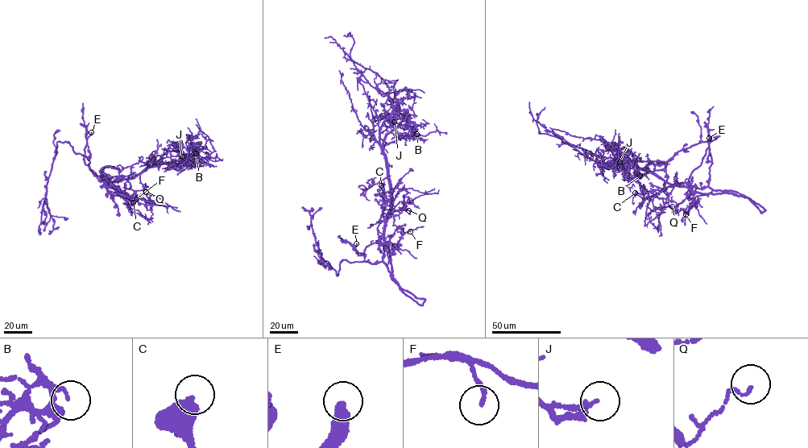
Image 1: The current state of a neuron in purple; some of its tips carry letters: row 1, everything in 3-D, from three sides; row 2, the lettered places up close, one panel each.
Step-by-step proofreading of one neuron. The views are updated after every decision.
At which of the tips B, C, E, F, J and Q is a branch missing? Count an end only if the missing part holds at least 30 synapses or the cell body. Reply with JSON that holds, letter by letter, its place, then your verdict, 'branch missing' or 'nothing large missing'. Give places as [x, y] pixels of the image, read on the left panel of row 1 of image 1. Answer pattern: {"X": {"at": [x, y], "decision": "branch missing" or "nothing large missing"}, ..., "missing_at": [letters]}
{"B": {"at": [196, 153], "decision": "nothing large missing"}, "C": {"at": [133, 202], "decision": "nothing large missing"}, "E": {"at": [91, 132], "decision": "branch missing"}, "F": {"at": [136, 199], "decision": "nothing large missing"}, "J": {"at": [182, 156], "decision": "nothing large missing"}, "Q": {"at": [146, 192], "decision": "nothing large missing"}, "missing_at": ["E"]}

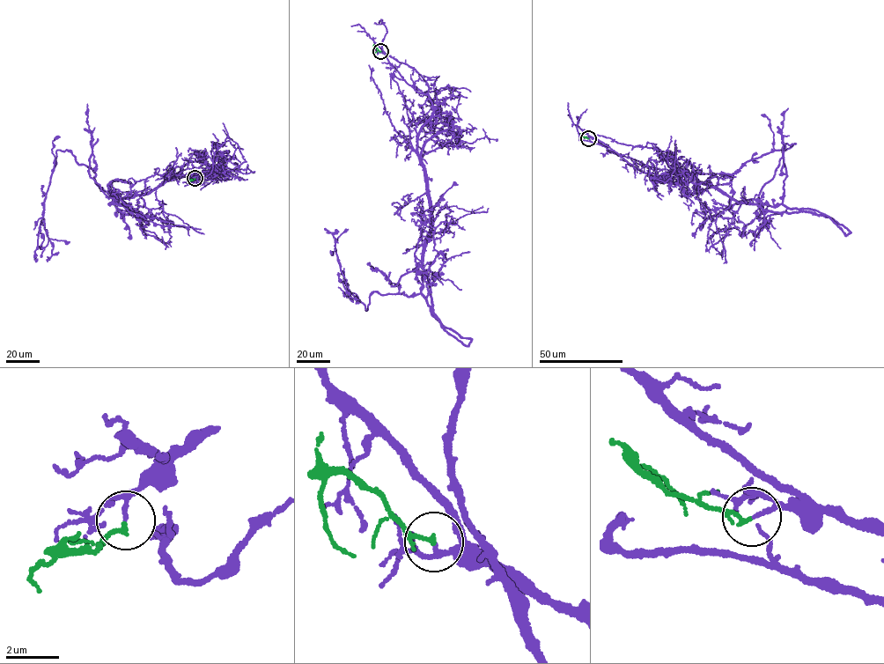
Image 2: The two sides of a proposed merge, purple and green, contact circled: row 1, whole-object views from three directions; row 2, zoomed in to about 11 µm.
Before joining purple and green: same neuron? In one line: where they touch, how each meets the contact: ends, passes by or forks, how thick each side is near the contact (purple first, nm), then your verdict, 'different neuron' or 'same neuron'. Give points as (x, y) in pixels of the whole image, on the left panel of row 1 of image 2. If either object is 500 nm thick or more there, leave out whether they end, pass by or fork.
place (195, 178); purple passes by; green ends; calibres 100 and 160 nm; same neuron

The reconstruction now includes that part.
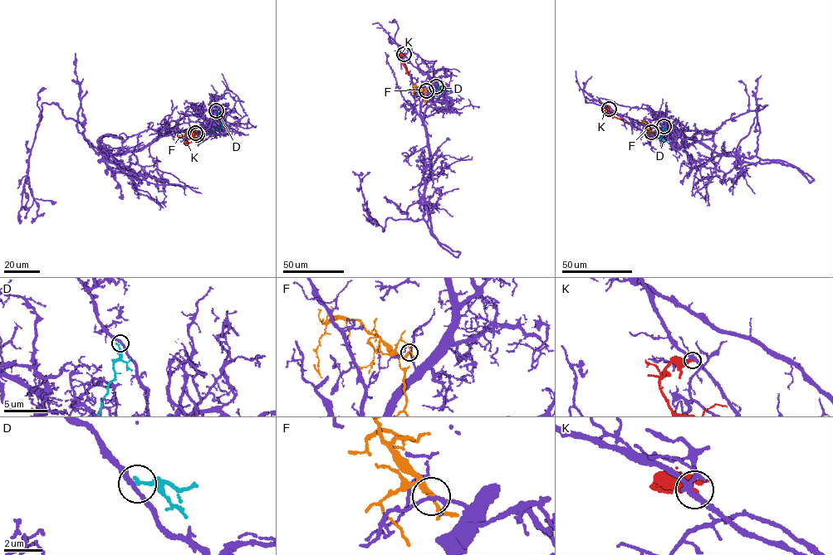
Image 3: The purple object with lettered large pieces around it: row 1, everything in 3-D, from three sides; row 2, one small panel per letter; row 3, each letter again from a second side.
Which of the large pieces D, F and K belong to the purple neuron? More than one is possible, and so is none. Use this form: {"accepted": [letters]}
{"accepted": []}

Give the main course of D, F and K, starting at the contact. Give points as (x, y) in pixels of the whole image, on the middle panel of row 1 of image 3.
D: (436, 86), (443, 88), (436, 96)
F: (426, 90), (414, 86), (414, 94)
K: (404, 54), (399, 58), (408, 75)

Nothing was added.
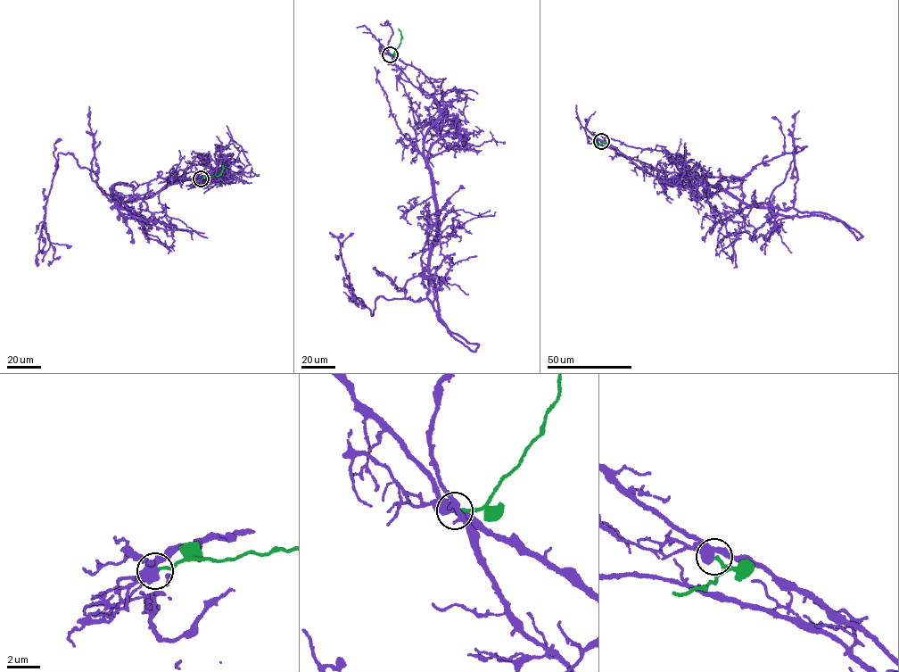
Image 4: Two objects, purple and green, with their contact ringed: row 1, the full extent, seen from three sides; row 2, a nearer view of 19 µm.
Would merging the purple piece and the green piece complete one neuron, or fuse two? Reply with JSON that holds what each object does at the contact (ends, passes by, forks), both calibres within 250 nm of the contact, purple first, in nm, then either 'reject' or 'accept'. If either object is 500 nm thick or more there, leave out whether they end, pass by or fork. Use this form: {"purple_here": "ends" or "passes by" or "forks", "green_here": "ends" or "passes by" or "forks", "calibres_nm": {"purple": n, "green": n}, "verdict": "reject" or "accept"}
{"calibres_nm": {"purple": 500, "green": 160}, "verdict": "reject"}

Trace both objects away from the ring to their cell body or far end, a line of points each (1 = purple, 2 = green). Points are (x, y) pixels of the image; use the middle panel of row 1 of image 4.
1: (390, 54), (427, 78), (440, 112), (424, 147), (440, 221), (426, 297), (381, 296), (371, 315), (329, 232)
2: (390, 54), (400, 43), (399, 29)

